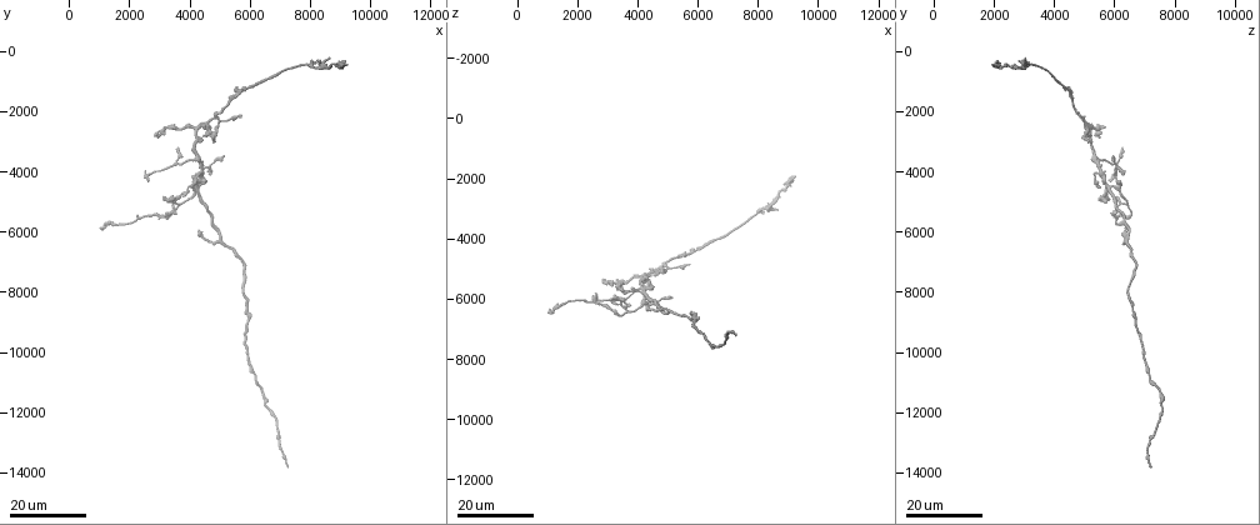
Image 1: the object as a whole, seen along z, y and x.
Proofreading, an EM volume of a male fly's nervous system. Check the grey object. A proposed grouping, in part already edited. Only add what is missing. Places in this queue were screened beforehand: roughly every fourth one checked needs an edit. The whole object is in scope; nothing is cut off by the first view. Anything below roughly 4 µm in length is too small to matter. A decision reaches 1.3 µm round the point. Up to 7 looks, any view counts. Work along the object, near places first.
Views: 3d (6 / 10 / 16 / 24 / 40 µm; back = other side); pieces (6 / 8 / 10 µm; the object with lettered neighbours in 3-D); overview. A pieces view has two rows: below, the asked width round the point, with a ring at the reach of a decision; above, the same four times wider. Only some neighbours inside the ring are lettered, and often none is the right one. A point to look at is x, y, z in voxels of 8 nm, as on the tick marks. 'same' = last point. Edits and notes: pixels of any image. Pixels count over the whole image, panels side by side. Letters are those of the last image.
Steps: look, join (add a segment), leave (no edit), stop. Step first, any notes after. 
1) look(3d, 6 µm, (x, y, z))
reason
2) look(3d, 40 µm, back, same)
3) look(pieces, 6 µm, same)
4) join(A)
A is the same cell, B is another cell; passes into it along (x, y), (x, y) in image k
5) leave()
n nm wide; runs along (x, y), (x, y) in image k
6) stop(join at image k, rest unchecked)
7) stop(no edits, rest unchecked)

look(3d, 24 µm, (7300, 13900, 7200))
end of a long branch

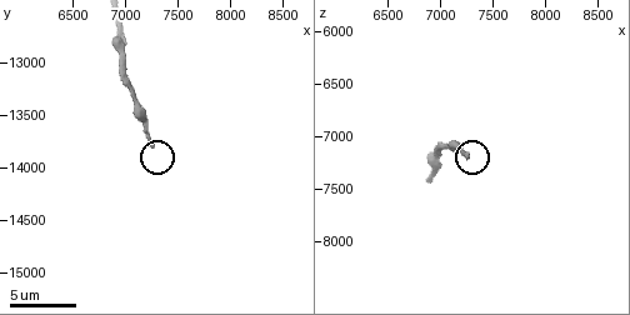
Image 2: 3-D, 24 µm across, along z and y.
look(pieces, 8 µm, (7260, 13760, 7200))

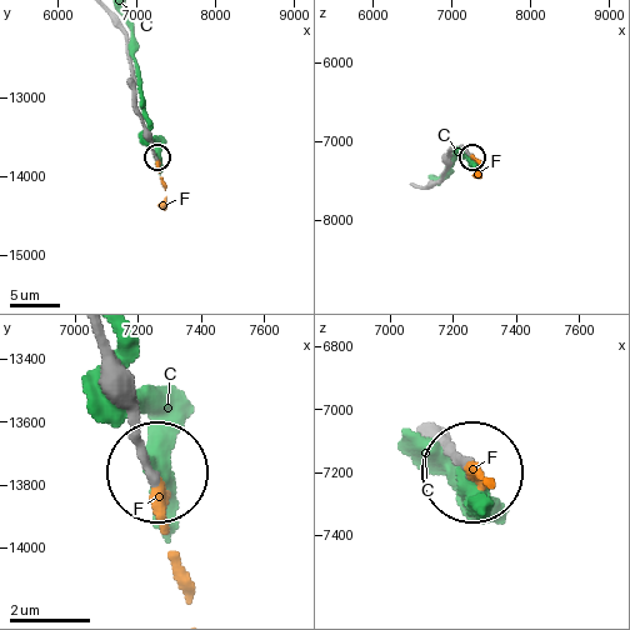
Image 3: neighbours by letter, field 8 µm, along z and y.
join(F)
240 nm wide; F is the same cell, C is another cell; passes into it along (144, 134), (165, 191), (165, 210) in image 3; the cell continues

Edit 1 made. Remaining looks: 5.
look(overview)

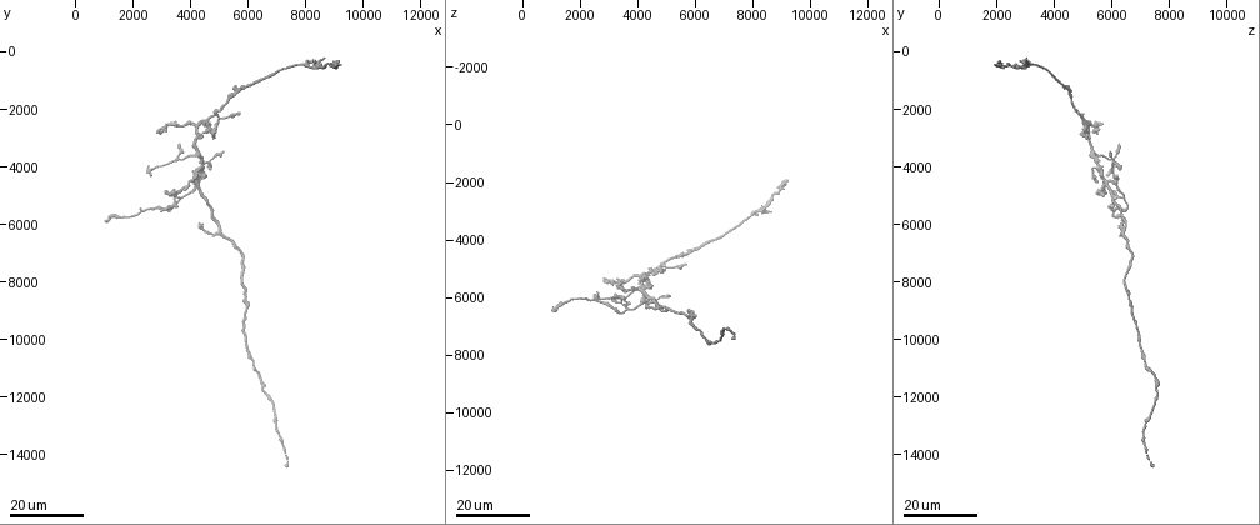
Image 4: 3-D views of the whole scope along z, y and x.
look(3d, 16 µm, (5200, 3400, 5900))
branch stops here

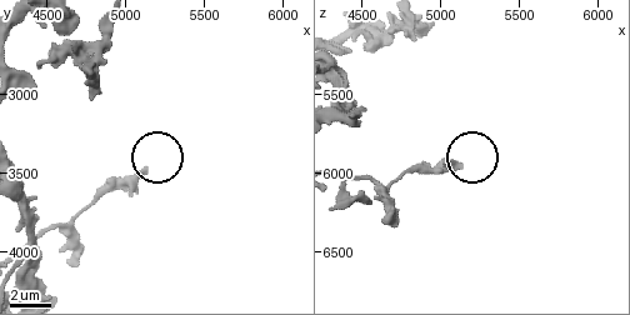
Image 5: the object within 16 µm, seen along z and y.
look(pieces, 10 µm, (5140, 3500, 5960))

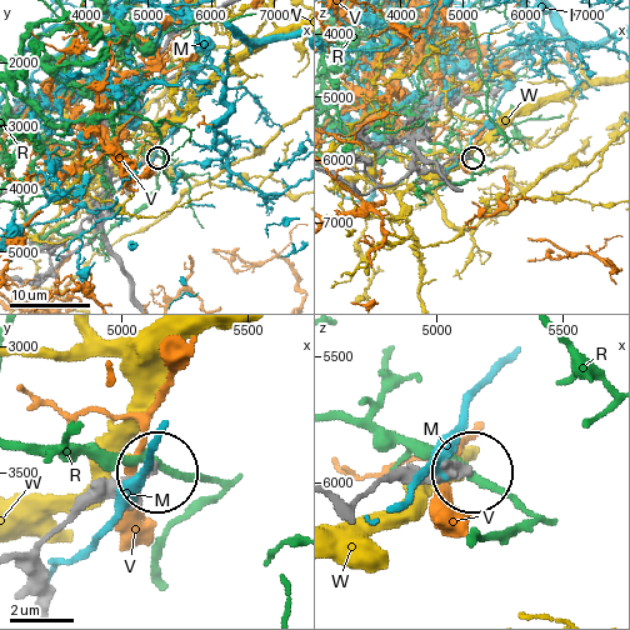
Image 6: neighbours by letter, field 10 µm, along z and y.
leave()
290 nm wide; M, R, V and W are other cells; runs along (21, 558), (155, 474) in image 6; no lettered segment goes on from it

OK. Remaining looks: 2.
look(3d, 24 µm, (3600, 3200, 6200))
branch stops here

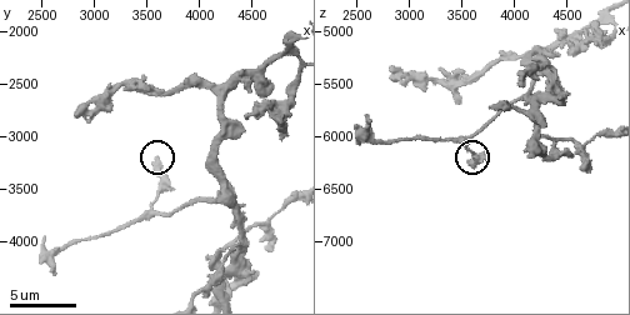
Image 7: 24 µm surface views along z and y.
look(pieces, 8 µm, same)
what lies round it

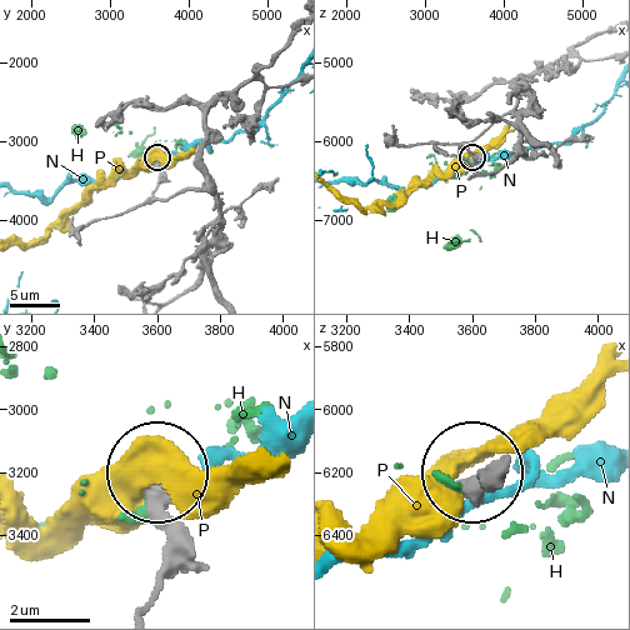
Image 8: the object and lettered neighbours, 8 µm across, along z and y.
leave()
H, N and P are other cells; none of them fits

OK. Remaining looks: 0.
stop(join at image 3, rest unchecked)

